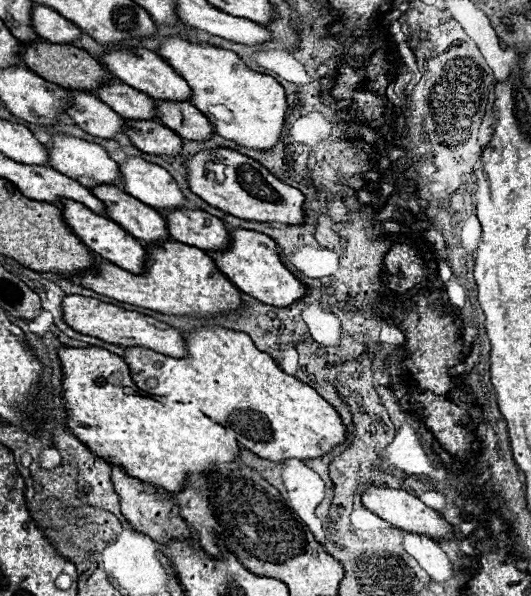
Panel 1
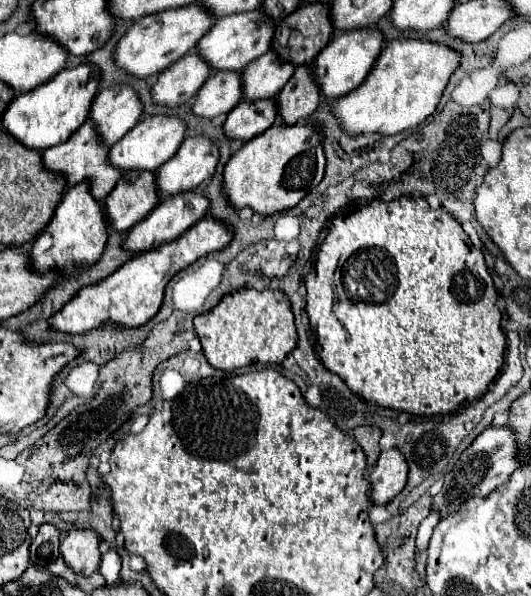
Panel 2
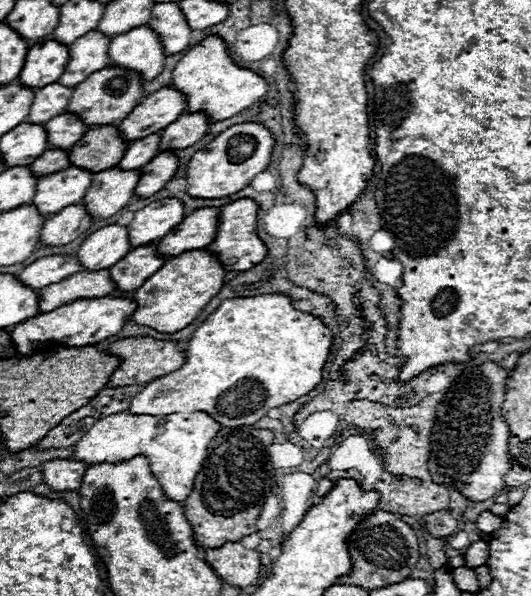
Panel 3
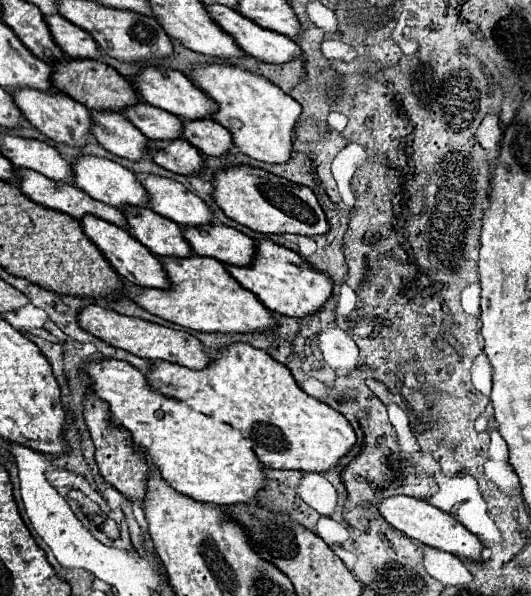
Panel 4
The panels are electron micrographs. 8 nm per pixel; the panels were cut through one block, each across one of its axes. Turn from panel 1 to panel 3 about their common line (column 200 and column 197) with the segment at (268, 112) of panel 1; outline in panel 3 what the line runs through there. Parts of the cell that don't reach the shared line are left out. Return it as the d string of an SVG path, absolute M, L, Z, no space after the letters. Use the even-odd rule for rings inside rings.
M208 36L200 44L196 44L174 68L172 72L172 86L186 96L186 110L188 112L206 112L208 120L220 122L236 116L238 112L250 108L258 102L266 92L268 84L262 76L252 70L238 68L230 56L226 54L224 40L218 36Z

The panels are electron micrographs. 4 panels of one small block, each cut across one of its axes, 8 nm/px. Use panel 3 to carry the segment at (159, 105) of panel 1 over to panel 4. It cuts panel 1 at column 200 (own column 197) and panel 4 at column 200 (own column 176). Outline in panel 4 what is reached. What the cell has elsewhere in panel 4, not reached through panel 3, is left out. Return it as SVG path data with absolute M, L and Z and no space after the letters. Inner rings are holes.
M182 120L184 122L184 140L202 150L208 156L222 156L234 144L228 130L214 120Z

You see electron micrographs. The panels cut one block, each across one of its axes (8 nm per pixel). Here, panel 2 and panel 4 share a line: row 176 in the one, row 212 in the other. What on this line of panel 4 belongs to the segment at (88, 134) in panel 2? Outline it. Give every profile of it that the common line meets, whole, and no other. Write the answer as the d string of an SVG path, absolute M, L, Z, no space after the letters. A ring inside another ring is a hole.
M14 168L16 172L16 182L20 186L20 190L24 192L24 196L28 196L32 202L44 206L44 208L50 208L50 210L58 210L58 212L64 212L64 214L70 214L72 218L80 220L84 214L92 214L100 220L106 220L114 226L124 226L124 230L128 230L128 224L124 220L124 216L116 210L116 208L110 208L108 204L100 204L98 200L92 200L86 192L82 192L80 188L72 186L72 184L60 184L60 180L48 180L46 176L40 176L40 172L32 172L28 168Z

